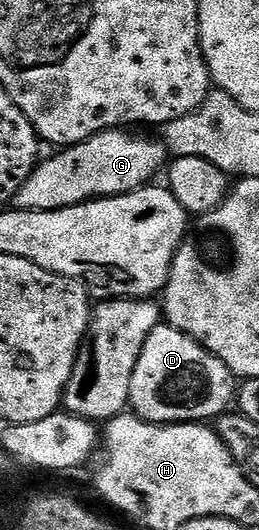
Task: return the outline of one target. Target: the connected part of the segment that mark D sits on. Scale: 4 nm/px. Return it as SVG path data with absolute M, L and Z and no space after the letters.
M162 325L157 327L151 337L147 337L147 345L143 345L143 353L139 353L139 361L135 365L135 373L131 377L129 390L129 407L132 414L148 423L195 423L213 421L217 416L226 414L235 399L235 376L219 357L215 357L206 347L196 343L189 335L179 329Z

